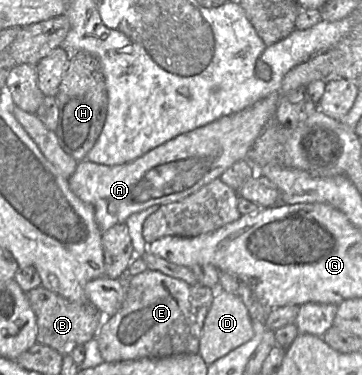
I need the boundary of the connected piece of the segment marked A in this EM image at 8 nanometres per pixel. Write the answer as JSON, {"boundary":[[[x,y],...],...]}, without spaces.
{"boundary":[[[336,49],[316,55],[292,68],[283,78],[277,92],[237,113],[221,117],[205,126],[181,134],[150,150],[141,157],[121,165],[108,166],[88,160],[79,161],[70,176],[72,192],[94,210],[101,232],[153,205],[182,201],[220,176],[234,163],[247,160],[248,152],[266,125],[274,120],[280,98],[293,90],[306,87],[315,80],[324,80],[339,58]]]}

